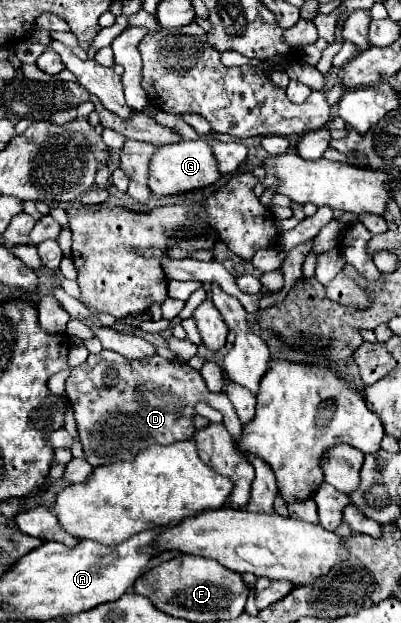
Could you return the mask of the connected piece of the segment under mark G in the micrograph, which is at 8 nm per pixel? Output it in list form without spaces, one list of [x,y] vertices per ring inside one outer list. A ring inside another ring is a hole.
[[[207,134],[197,142],[181,140],[177,144],[157,148],[157,152],[149,164],[151,192],[157,196],[173,196],[173,194],[183,194],[183,192],[191,192],[191,190],[199,190],[199,188],[215,184],[221,178],[221,174],[217,170],[217,160],[215,160],[211,146],[209,146],[211,140],[215,140],[215,136]]]

